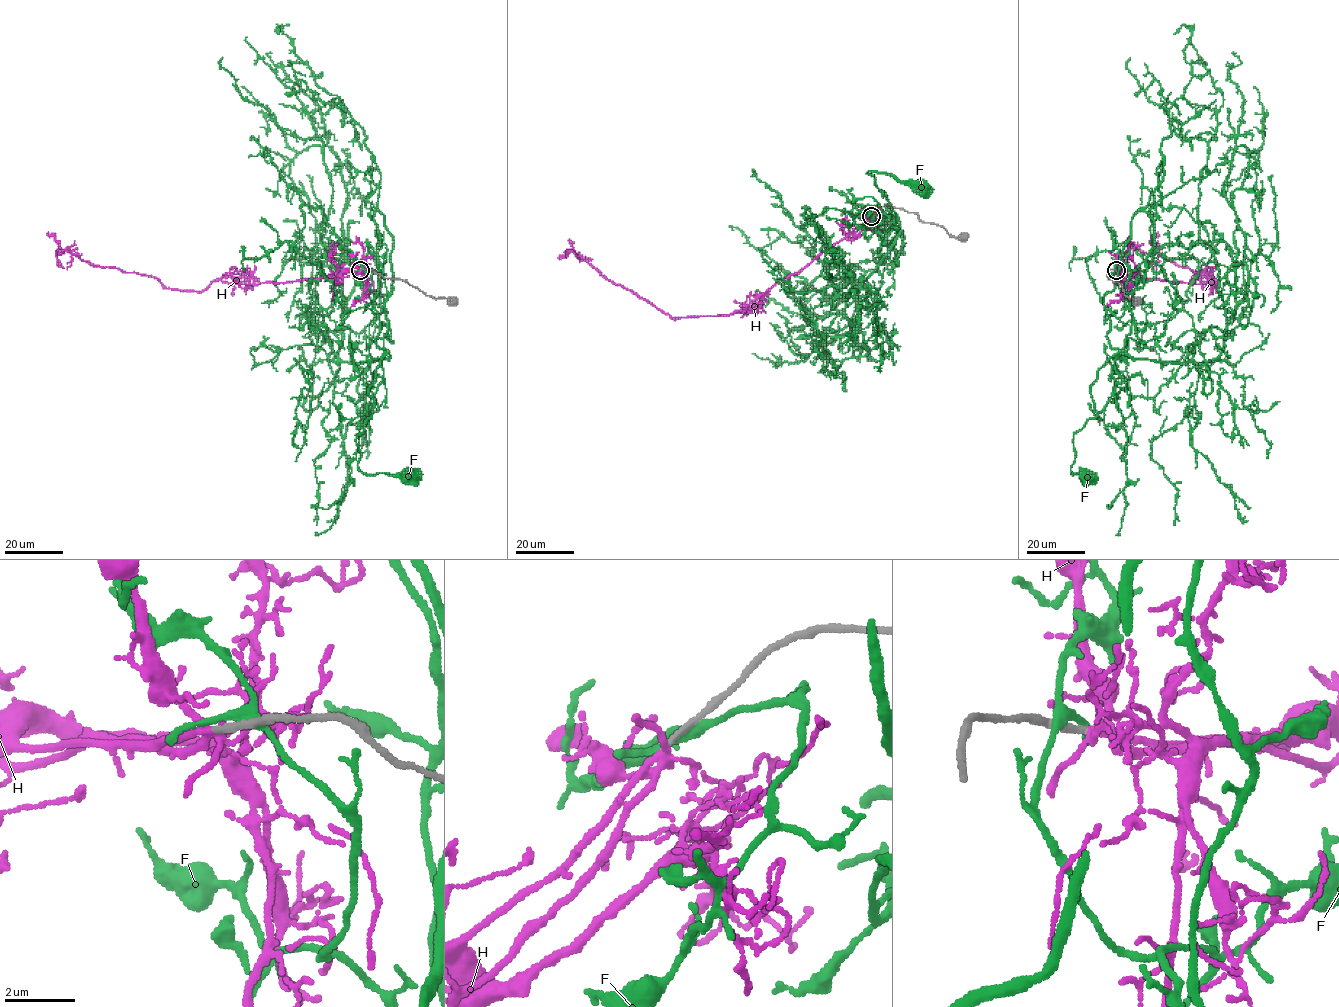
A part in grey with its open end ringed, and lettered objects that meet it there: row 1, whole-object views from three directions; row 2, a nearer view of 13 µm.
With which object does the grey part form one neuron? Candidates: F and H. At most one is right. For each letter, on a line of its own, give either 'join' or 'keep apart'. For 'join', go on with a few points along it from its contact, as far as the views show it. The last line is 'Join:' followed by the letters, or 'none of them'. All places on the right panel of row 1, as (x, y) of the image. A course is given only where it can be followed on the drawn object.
F: keep apart
H: join | via (1116, 270), (1190, 284), (1214, 280), (1216, 291), (1217, 282), (1212, 277), (1177, 266), (1151, 247), (1158, 232)
Join: H

